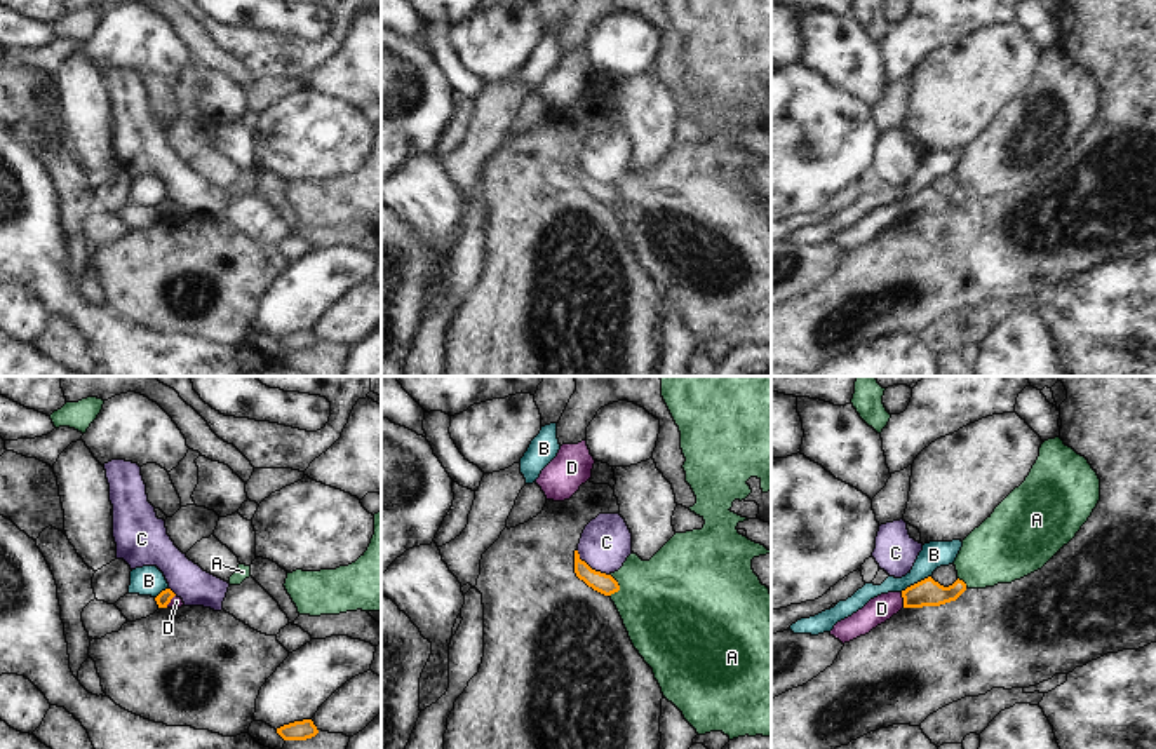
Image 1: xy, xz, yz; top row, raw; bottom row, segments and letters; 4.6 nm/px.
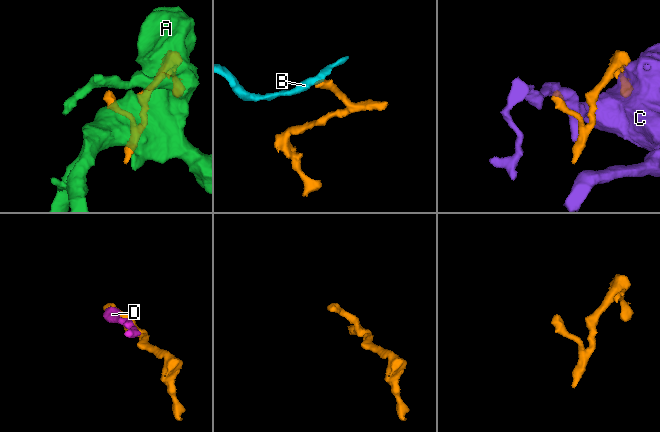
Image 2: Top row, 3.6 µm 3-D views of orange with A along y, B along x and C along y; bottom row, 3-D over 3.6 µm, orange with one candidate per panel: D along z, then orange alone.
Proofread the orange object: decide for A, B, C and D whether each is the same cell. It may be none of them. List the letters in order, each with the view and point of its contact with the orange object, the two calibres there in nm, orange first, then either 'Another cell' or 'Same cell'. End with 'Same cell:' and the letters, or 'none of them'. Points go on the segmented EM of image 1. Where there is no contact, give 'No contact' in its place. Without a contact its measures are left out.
A: Touches orange at xz (618, 586). Thickness 90 nm (orange) against 460 nm. Another cell
B: Touches orange at yz (914, 584). Thickness 130 nm (orange) against 120 nm. Another cell
C: Touches orange at xz (589, 566). Thickness 90 nm (orange) against 240 nm. Another cell
D: Touches orange at yz (904, 600). Thickness 130 nm (orange) against 120 nm. Another cell
Same cell: none of them.

